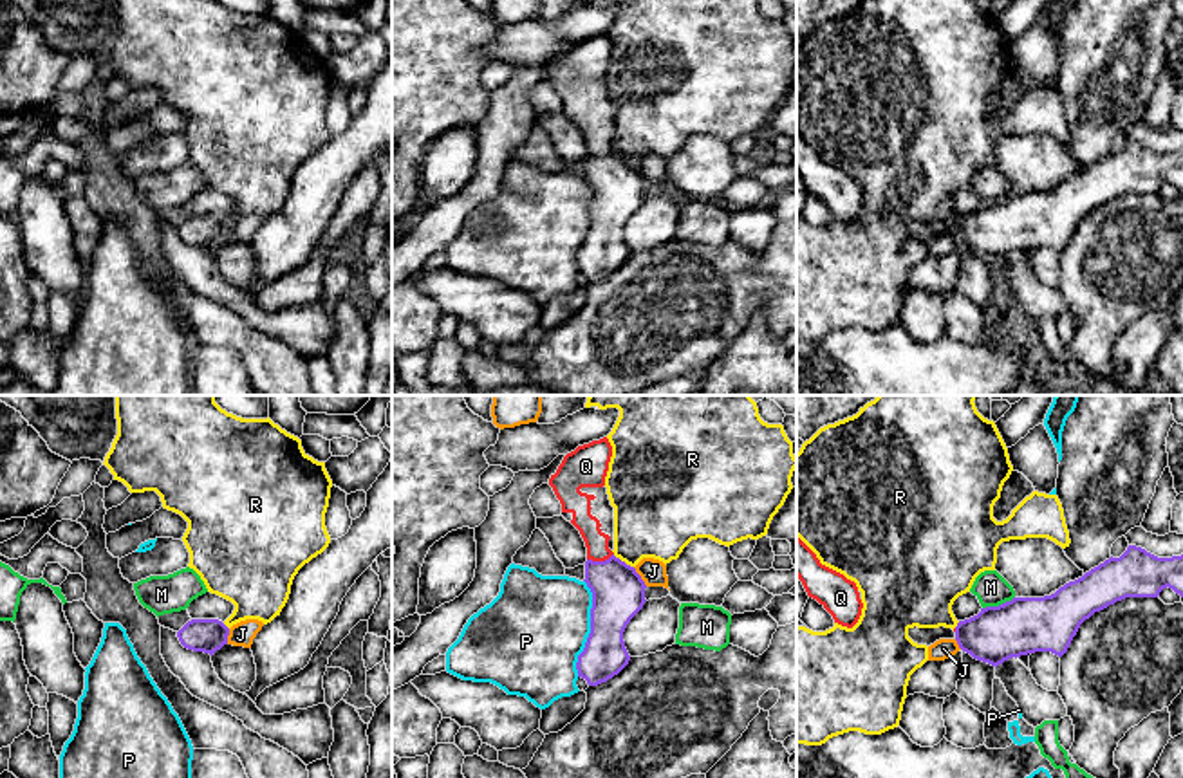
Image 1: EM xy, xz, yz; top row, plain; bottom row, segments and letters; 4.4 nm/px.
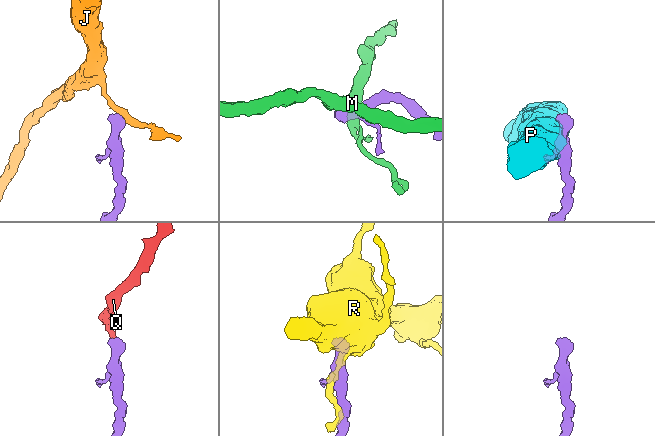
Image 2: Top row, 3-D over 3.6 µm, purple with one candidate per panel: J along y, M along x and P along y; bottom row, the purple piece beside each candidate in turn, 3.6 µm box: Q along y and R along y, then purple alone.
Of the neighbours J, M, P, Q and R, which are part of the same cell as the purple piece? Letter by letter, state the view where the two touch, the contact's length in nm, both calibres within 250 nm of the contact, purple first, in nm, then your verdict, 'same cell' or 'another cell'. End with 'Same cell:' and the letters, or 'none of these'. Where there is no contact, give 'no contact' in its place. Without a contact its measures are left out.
J: xz | 110 nm | 240/110 nm | another cell
M: yz | 160 nm | 260/150 nm | another cell
P: xz | 440 nm | 240/460 nm | another cell
Q: xz | 120 nm | 240/110 nm | same cell
R: xz | 110 nm | 240/360 nm | another cell
Same cell: Q

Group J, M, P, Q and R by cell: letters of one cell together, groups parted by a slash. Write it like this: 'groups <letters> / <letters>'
groups J / M / P / Q / R

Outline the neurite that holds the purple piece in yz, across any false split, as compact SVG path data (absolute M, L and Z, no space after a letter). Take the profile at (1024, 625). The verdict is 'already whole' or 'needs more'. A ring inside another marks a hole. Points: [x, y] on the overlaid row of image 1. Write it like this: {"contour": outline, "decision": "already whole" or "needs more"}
{"contour": "M1129 545L1120 558L1111 556L1051 596L1013 597L999 607L981 608L977 616L957 623L955 641L963 652L995 668L1011 657L1035 652L1051 652L1062 657L1080 625L1095 612L1125 597L1158 597L1167 587L1183 597L1183 554L1158 558L1141 547Z", "decision": "already whole"}

